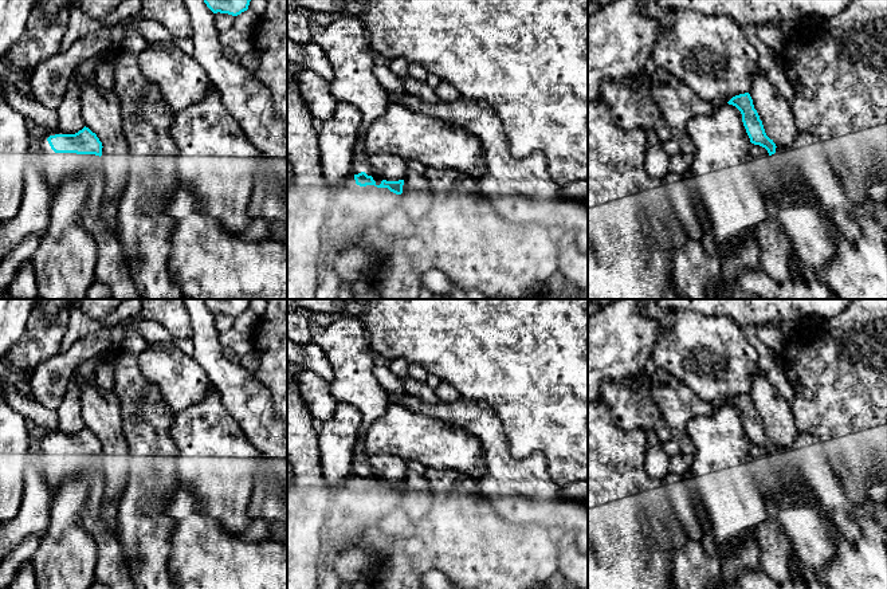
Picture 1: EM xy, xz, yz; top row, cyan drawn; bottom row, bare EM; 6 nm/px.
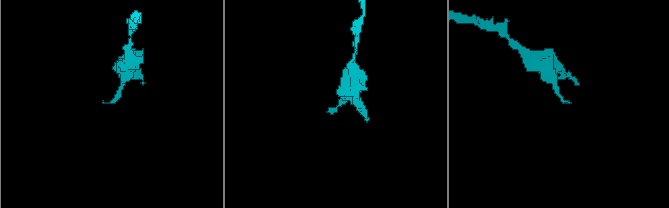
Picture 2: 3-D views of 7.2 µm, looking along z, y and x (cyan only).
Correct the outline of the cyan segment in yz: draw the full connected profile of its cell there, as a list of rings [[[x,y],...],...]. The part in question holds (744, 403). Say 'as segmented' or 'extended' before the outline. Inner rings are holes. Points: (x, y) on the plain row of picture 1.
as segmented; [[[749,393],[733,397],[729,405],[735,407],[742,415],[742,423],[750,443],[765,448],[769,456],[776,453],[776,444],[770,440],[764,429],[762,421],[754,409],[753,400]]]

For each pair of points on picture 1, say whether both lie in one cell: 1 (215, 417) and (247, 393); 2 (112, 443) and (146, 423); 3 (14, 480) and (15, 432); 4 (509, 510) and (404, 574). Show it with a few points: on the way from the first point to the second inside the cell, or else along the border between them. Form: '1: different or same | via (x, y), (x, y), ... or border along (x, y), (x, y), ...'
1: different | border along (215, 388), (223, 405), (244, 434)
2: different | border along (120, 405), (121, 431), (129, 454)
3: same | via (14, 468), (14, 444)
4: different | border along (497, 515), (518, 523), (530, 523)

